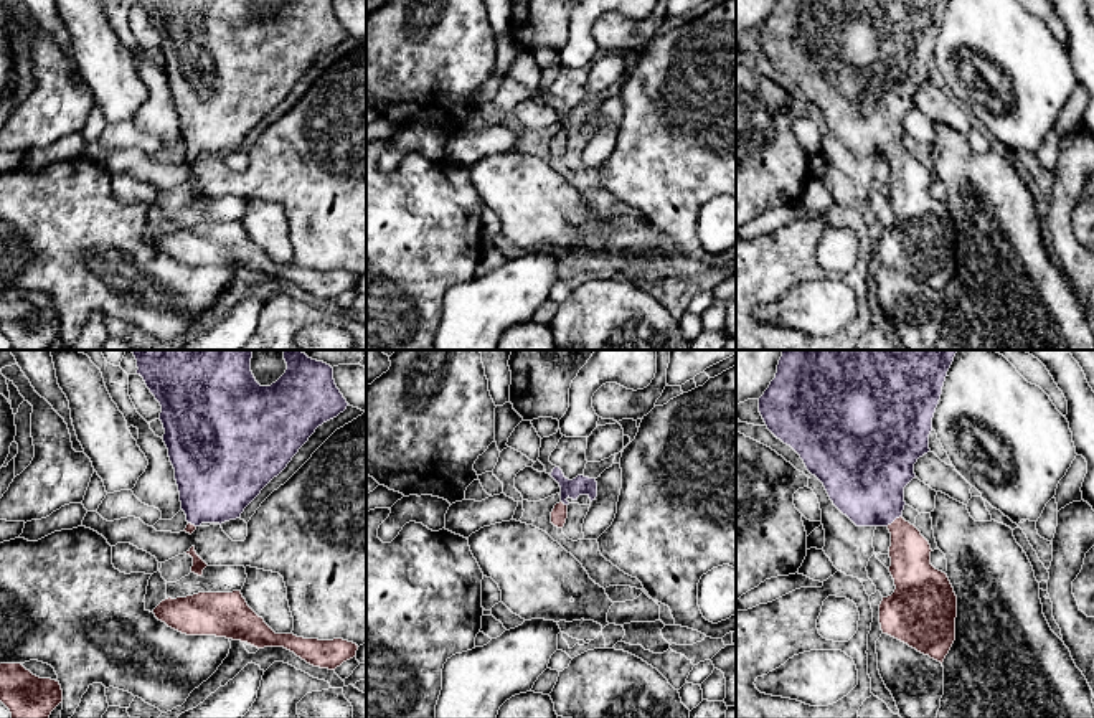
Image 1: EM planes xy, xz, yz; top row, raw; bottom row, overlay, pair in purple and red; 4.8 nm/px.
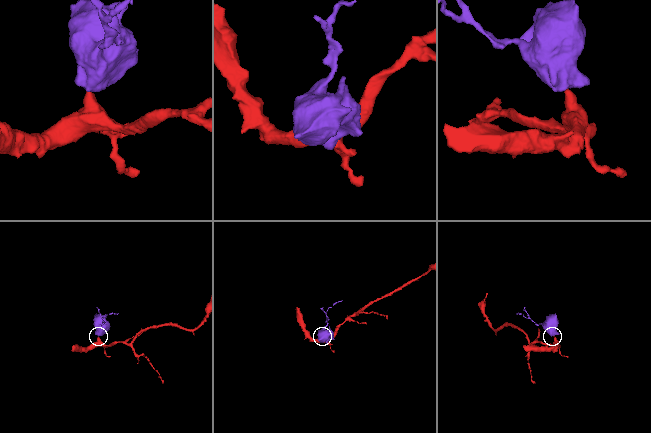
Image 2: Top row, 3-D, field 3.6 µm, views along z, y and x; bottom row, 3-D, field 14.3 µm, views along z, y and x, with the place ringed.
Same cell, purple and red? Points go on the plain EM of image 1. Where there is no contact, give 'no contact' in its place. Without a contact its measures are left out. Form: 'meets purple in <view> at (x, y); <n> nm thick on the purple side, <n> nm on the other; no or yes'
meets purple in yz at (893, 151); 400 nm thick on the purple side, 200 nm on the other; yes

